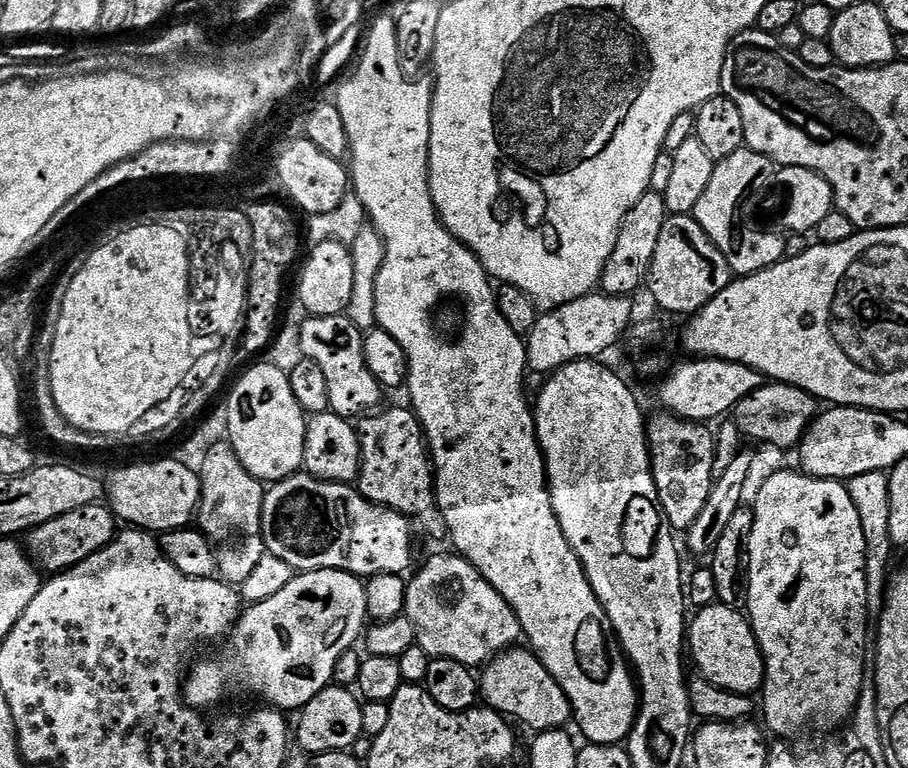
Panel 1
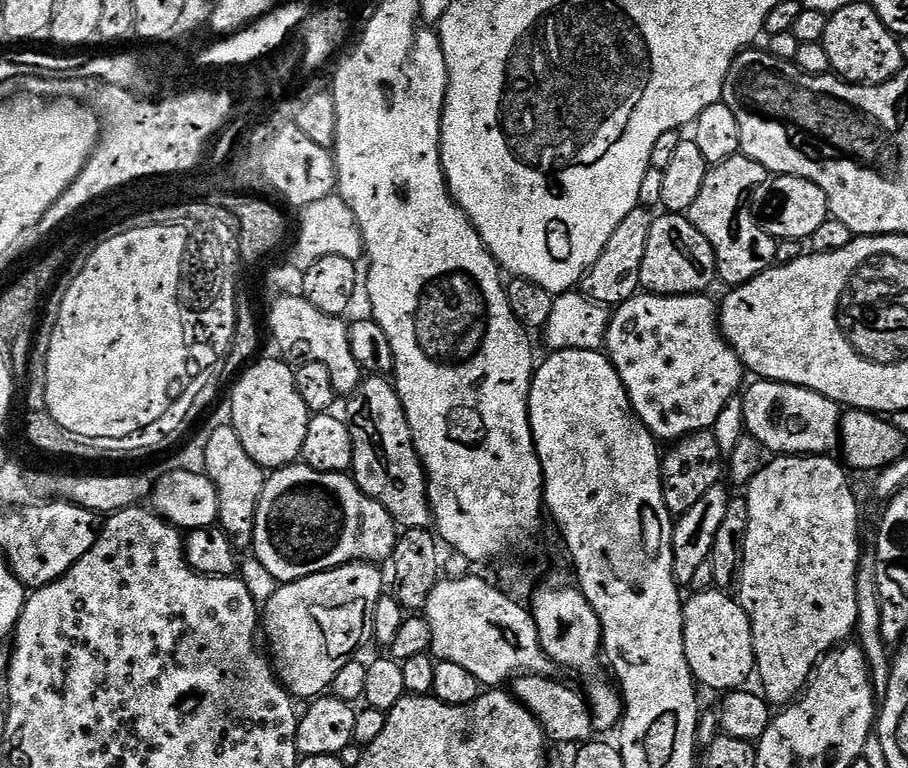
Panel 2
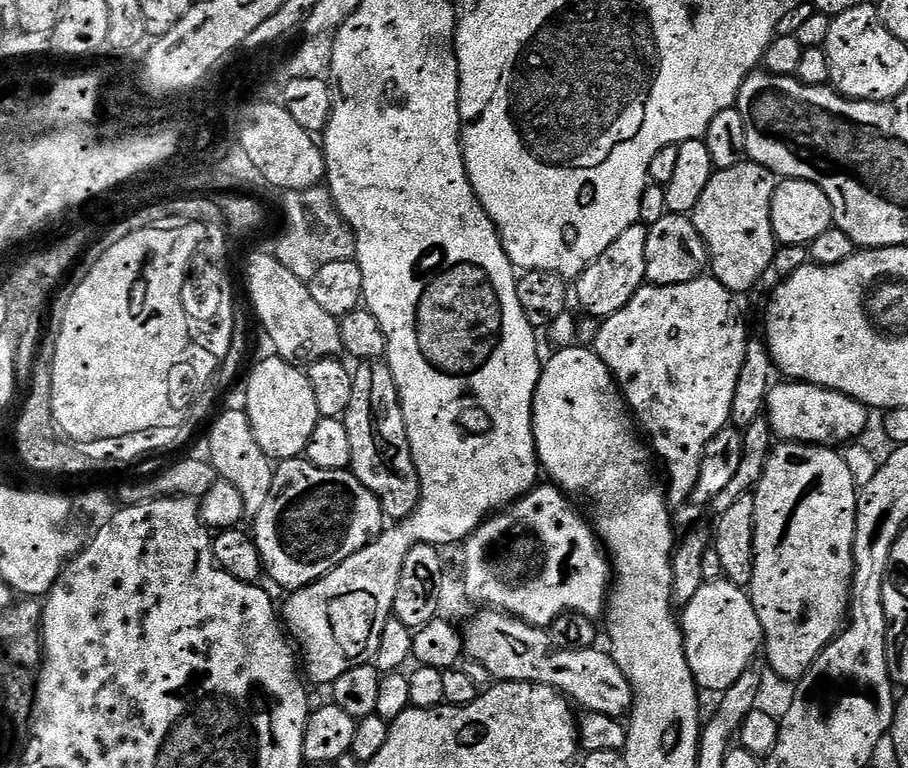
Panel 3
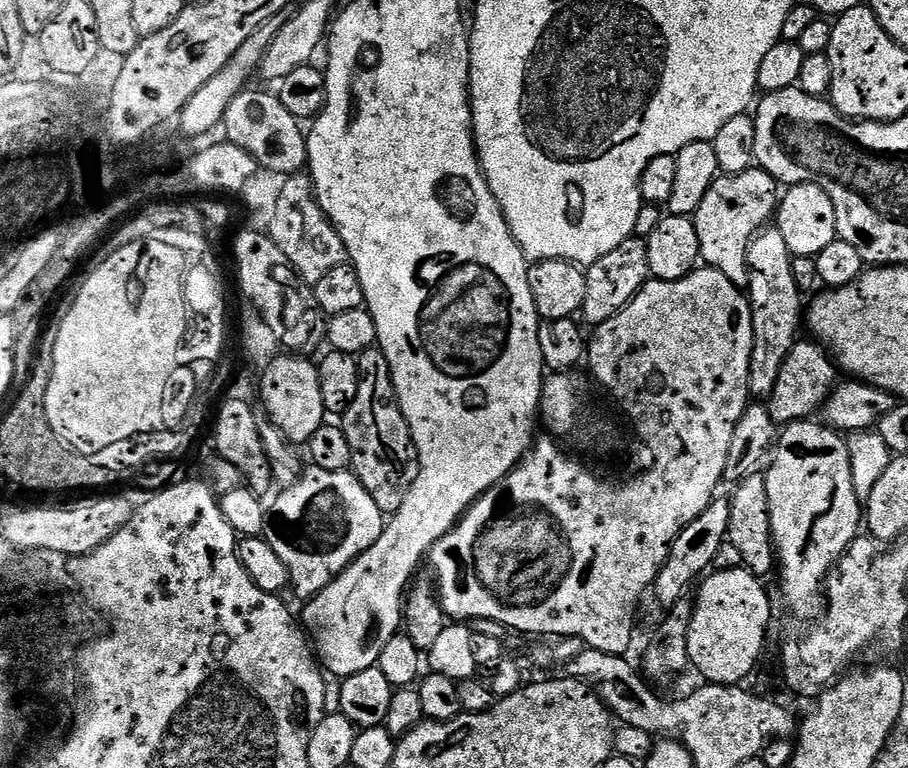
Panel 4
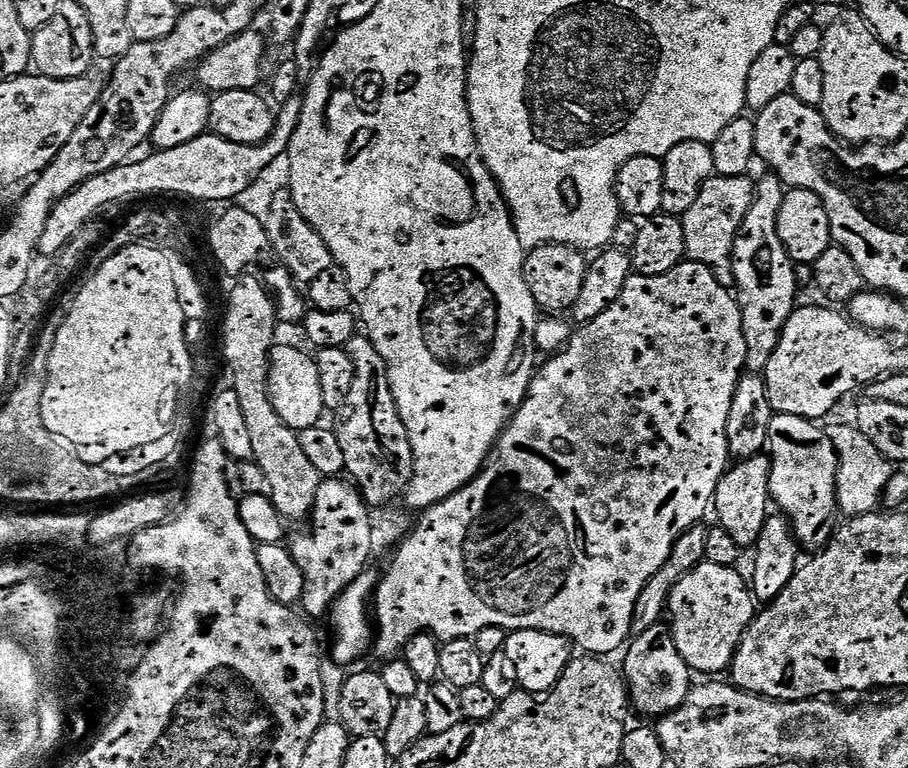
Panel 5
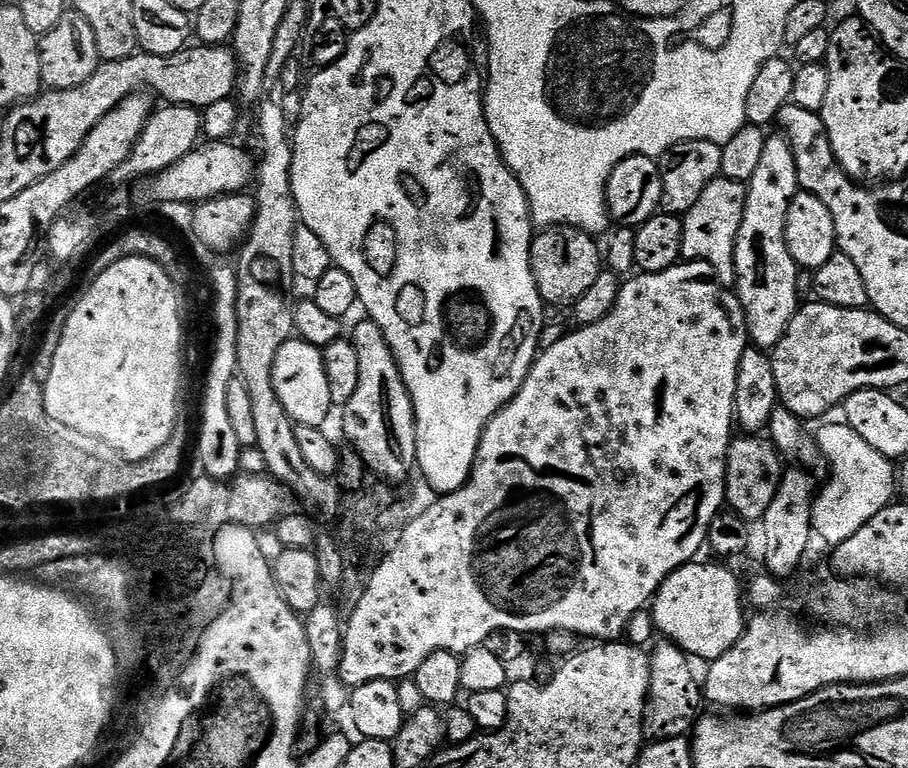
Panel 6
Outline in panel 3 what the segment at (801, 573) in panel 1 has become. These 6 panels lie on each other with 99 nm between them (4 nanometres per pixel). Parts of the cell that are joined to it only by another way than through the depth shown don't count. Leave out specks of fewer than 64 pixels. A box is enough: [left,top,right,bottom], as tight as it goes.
[750,442,858,682]

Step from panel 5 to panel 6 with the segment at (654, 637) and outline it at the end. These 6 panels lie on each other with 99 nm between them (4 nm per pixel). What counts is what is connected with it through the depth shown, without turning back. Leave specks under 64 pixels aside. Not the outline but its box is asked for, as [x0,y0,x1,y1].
[644,642,702,741]

